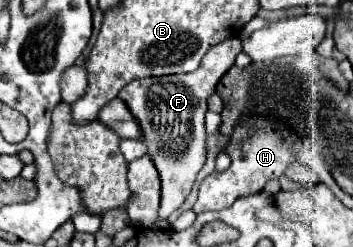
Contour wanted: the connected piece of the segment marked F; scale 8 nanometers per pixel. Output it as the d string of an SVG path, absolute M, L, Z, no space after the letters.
M238 37L226 39L206 53L196 71L184 75L134 79L118 95L120 99L126 101L126 105L138 119L148 145L148 155L152 155L154 165L162 179L160 221L154 229L168 229L168 215L184 203L198 171L206 161L206 149L204 149L204 139L206 139L204 113L208 109L206 99L214 93L214 87L224 75L224 71L228 71L234 65L234 59L240 51L242 45Z

